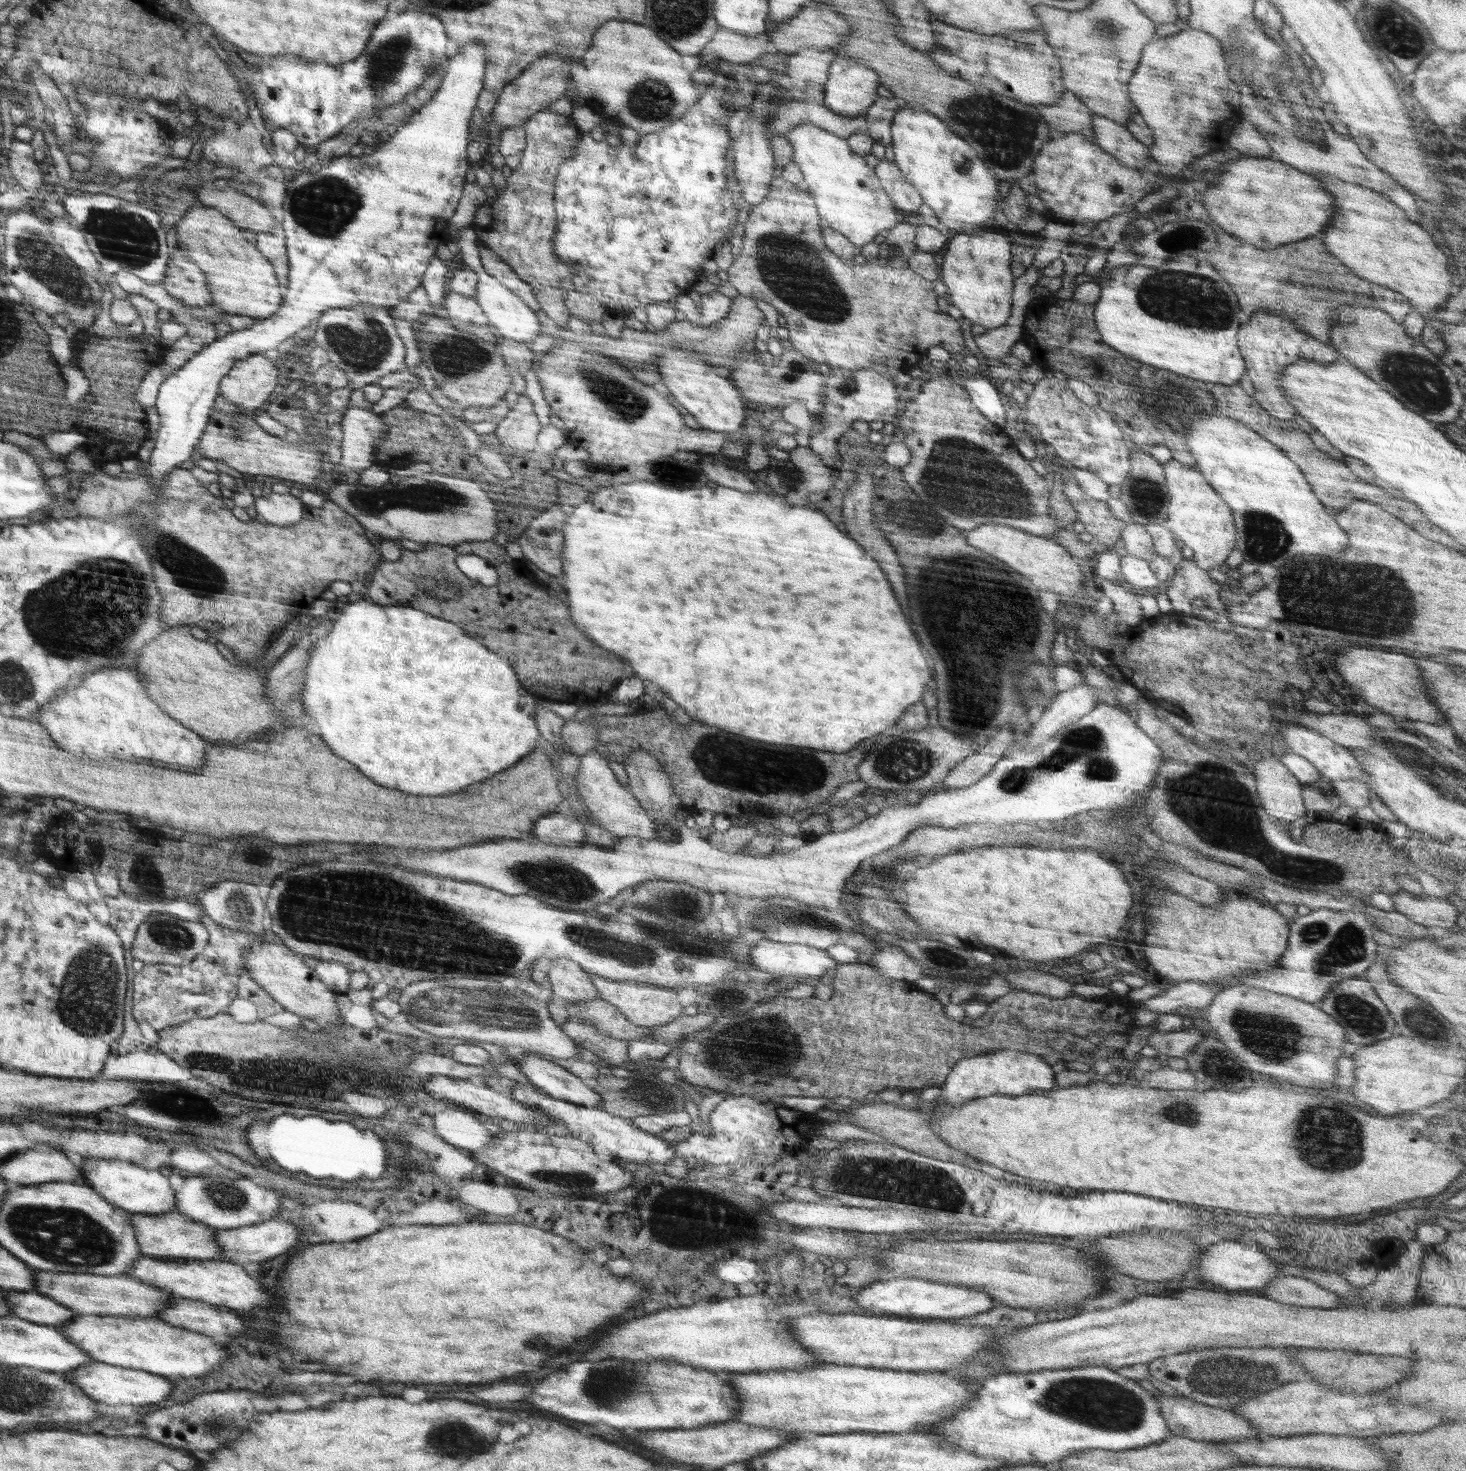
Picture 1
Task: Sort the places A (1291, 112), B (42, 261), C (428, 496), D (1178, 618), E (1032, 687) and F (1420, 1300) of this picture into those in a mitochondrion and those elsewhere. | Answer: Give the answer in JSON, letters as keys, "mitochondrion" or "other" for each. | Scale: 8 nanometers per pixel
{"A":"mitochondrion","B":"mitochondrion","C":"mitochondrion","D":"other","E":"mitochondrion","F":"other"}

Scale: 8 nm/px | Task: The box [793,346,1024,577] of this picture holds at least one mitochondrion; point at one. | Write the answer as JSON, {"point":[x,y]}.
{"point":[905,514]}

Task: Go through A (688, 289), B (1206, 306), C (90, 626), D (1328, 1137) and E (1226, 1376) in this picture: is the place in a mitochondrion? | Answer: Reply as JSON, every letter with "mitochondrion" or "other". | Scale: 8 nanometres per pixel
{"A":"other","B":"mitochondrion","C":"mitochondrion","D":"mitochondrion","E":"mitochondrion"}

